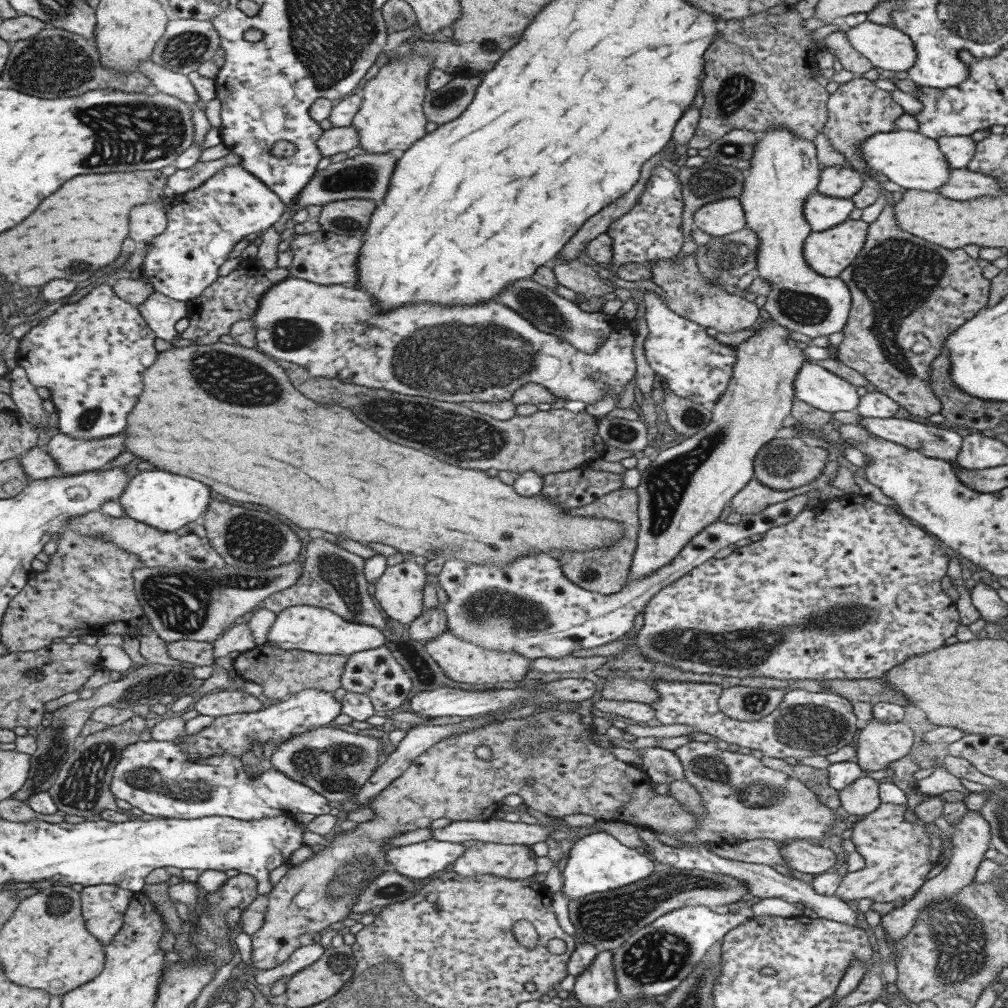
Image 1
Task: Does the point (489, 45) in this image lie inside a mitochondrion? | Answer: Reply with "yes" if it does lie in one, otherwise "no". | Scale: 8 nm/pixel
no

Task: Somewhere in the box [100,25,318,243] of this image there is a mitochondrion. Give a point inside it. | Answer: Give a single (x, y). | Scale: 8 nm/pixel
(185, 48)

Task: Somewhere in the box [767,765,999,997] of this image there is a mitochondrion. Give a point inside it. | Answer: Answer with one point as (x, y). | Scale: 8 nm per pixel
(959, 938)

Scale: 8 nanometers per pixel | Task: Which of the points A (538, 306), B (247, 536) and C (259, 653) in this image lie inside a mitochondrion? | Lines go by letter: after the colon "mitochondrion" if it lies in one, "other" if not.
A: mitochondrion
B: mitochondrion
C: other

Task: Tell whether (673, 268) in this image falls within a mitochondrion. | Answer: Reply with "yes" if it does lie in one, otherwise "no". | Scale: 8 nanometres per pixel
no

